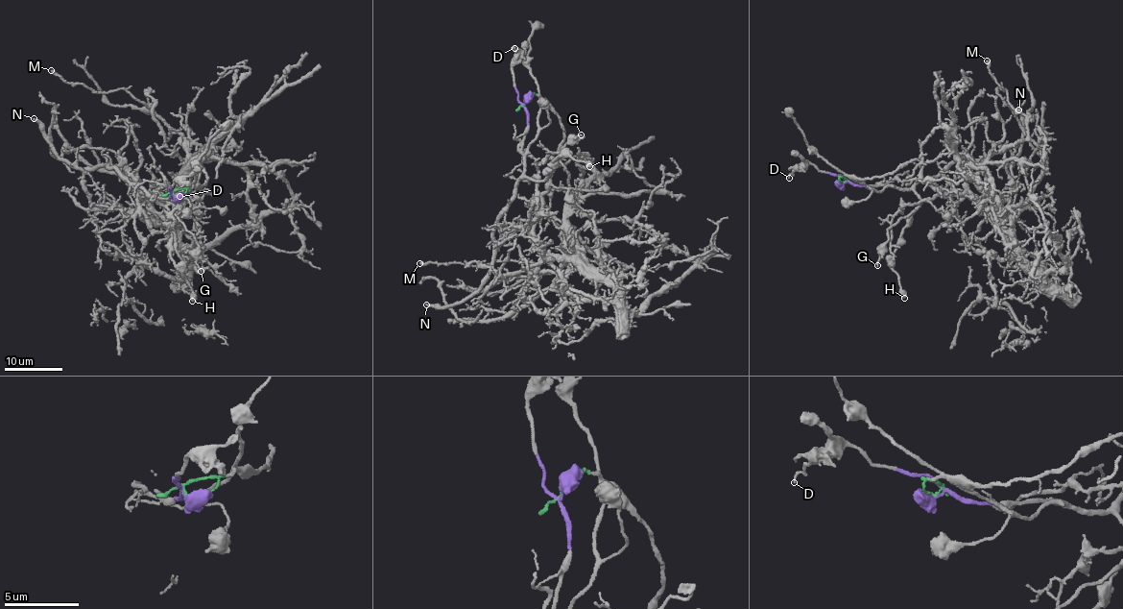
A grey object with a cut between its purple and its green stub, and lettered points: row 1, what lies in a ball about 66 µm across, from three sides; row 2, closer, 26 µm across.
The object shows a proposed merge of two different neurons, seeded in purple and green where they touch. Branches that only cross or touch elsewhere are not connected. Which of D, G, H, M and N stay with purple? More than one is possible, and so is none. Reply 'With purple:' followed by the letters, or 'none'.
With purple: D, G, H, N

